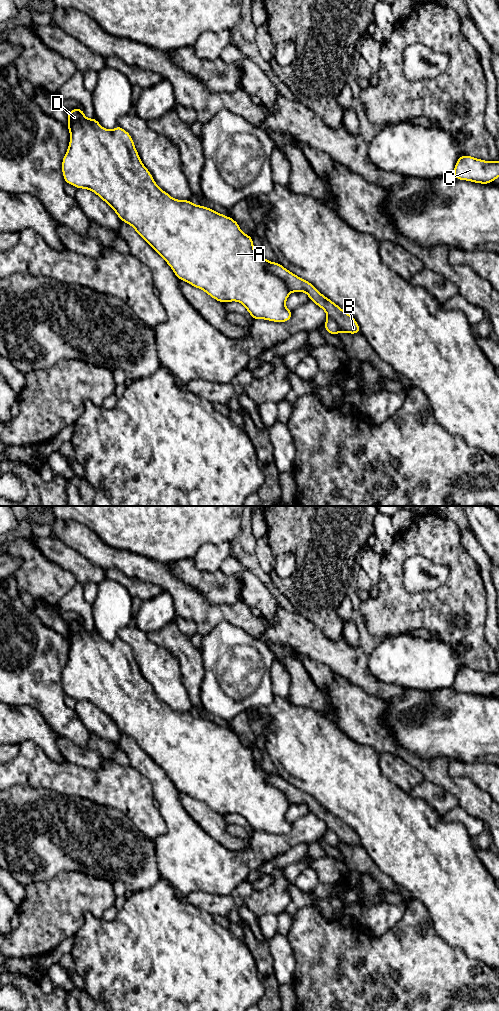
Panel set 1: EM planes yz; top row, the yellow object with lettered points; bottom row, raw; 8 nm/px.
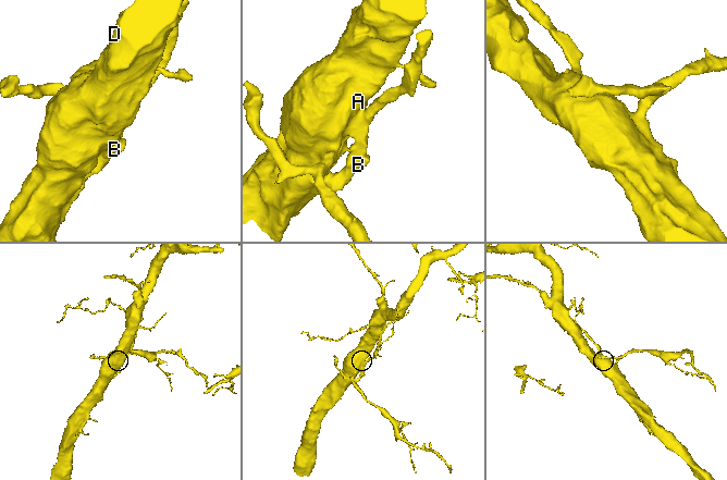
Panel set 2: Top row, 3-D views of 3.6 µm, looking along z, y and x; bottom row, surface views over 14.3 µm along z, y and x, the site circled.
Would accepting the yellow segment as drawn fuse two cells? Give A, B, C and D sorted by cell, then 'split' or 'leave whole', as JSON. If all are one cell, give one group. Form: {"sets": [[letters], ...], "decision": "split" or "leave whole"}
{"sets": [["A", "C", "D"], ["B"]], "decision": "split"}

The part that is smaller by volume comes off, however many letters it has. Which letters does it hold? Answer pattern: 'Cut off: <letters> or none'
Cut off: B

